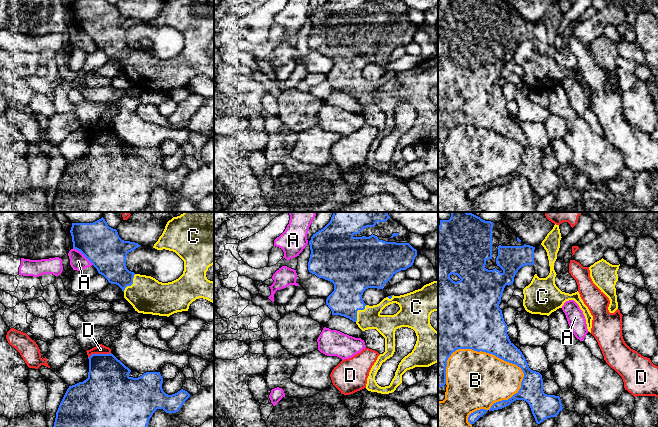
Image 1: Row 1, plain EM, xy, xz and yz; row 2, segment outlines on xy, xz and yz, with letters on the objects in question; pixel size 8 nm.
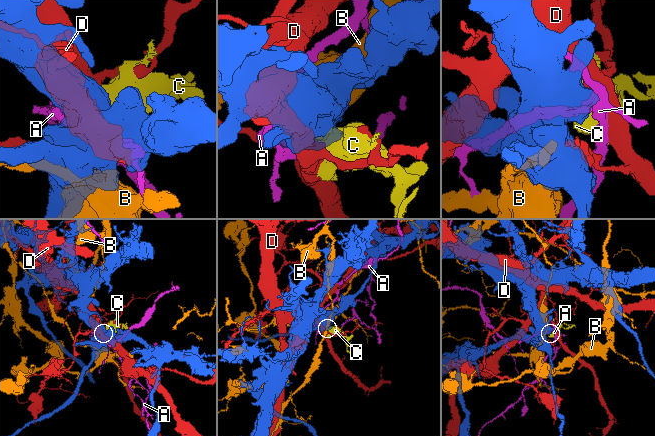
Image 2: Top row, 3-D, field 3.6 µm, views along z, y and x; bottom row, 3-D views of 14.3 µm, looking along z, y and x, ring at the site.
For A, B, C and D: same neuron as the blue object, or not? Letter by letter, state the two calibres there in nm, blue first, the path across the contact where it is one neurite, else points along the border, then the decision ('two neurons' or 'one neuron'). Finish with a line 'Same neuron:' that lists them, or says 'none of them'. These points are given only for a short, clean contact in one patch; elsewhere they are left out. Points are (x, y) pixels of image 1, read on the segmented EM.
A: calibres 320 and 140 nm; two neurons
B: calibres 190 and 360 nm; two neurons
C: calibres 280 and 170 nm; one neuron
D: calibres 340 and 80 nm; two neurons
Same neuron: C

